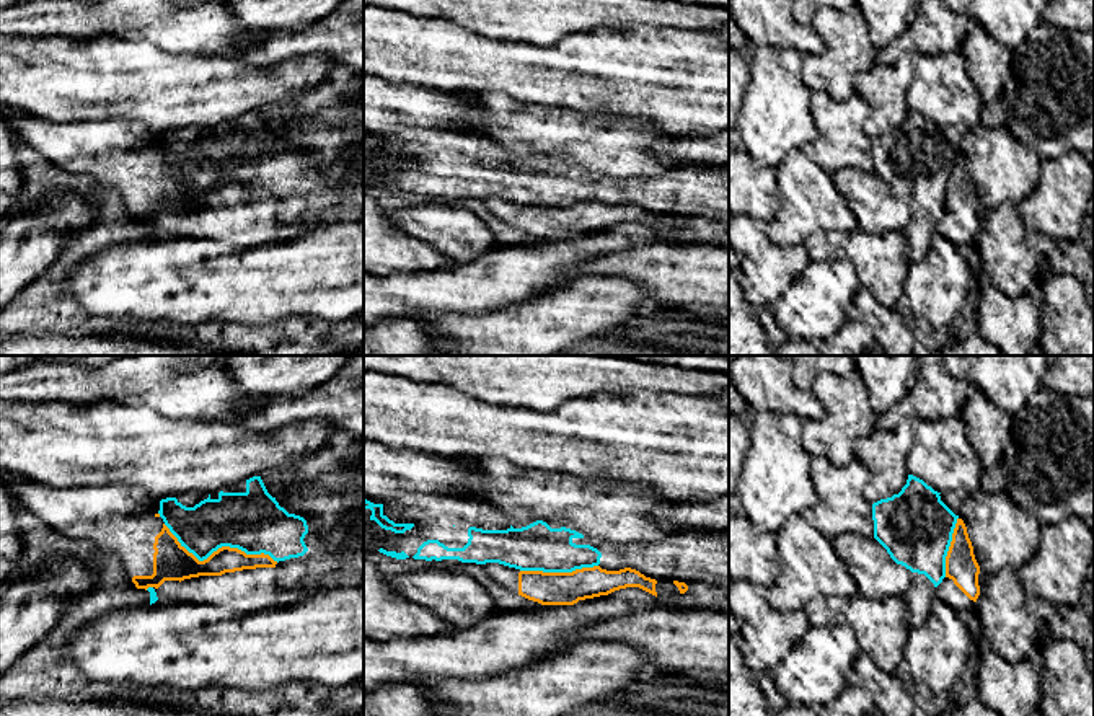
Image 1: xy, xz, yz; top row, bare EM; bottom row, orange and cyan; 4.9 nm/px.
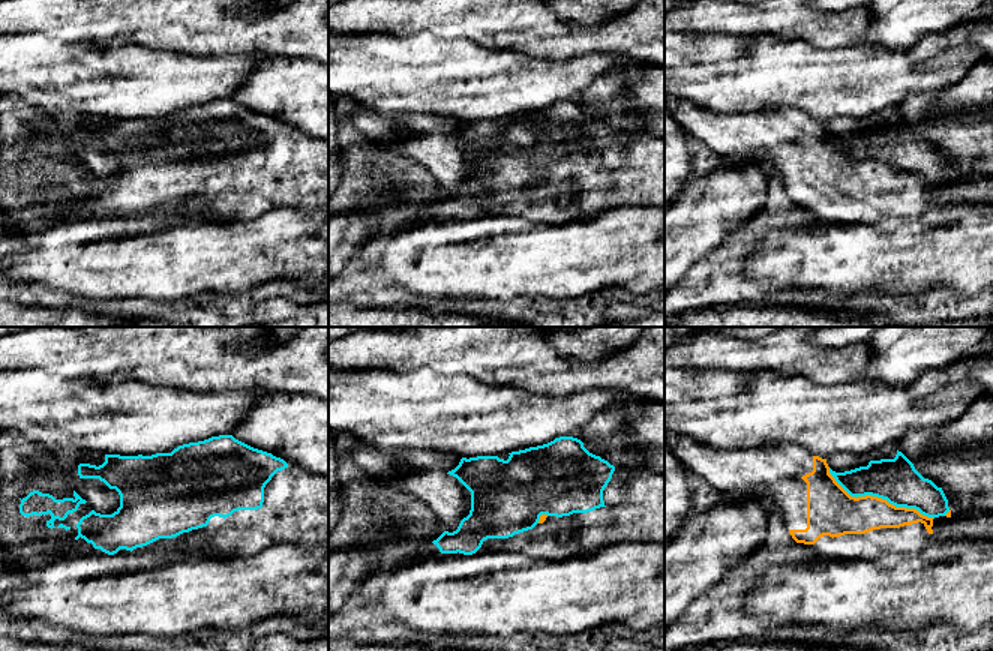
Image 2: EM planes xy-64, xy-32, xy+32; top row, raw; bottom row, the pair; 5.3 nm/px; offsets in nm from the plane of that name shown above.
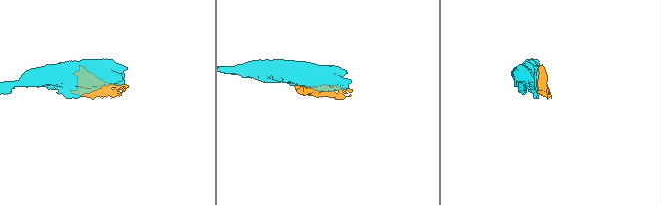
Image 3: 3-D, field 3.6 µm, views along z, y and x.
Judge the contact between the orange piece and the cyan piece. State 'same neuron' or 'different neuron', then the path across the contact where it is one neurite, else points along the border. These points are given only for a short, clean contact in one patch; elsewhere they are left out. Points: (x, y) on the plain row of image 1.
different neuron

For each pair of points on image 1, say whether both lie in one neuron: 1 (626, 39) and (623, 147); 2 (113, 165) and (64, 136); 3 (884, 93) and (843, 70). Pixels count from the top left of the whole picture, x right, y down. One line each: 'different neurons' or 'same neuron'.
1: different neurons
2: same neuron
3: different neurons

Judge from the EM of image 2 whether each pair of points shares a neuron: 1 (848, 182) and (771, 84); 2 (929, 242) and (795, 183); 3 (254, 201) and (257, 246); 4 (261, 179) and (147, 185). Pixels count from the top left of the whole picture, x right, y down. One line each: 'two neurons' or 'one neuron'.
1: two neurons
2: two neurons
3: two neurons
4: one neuron

